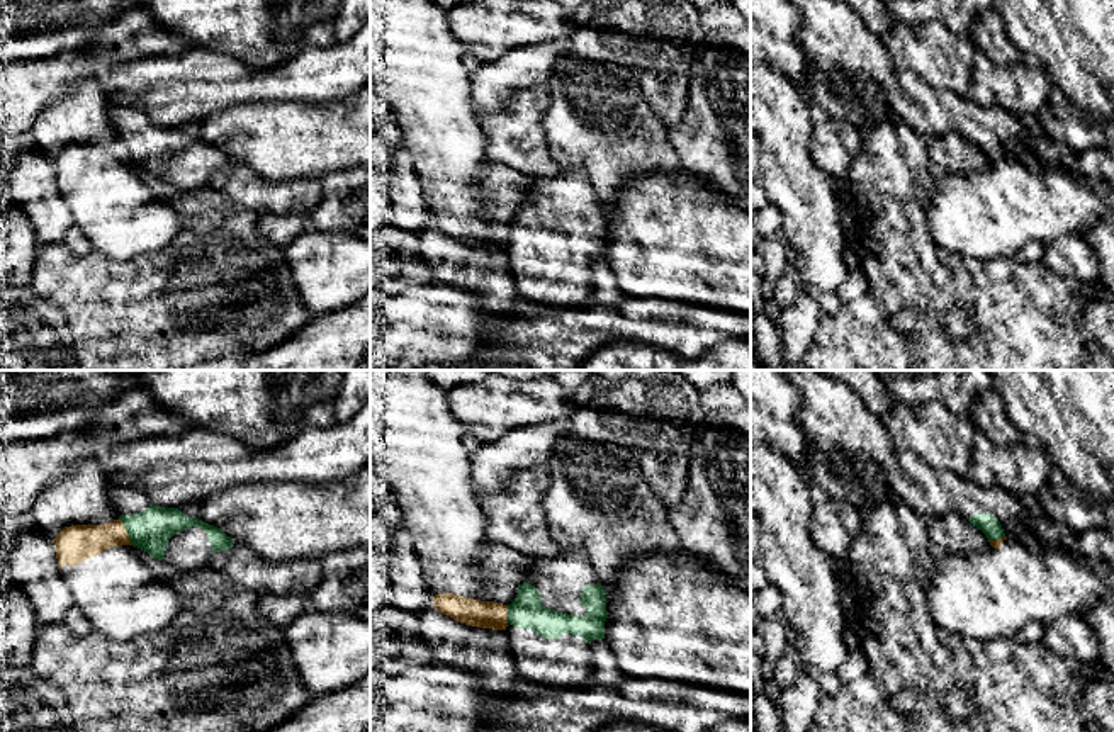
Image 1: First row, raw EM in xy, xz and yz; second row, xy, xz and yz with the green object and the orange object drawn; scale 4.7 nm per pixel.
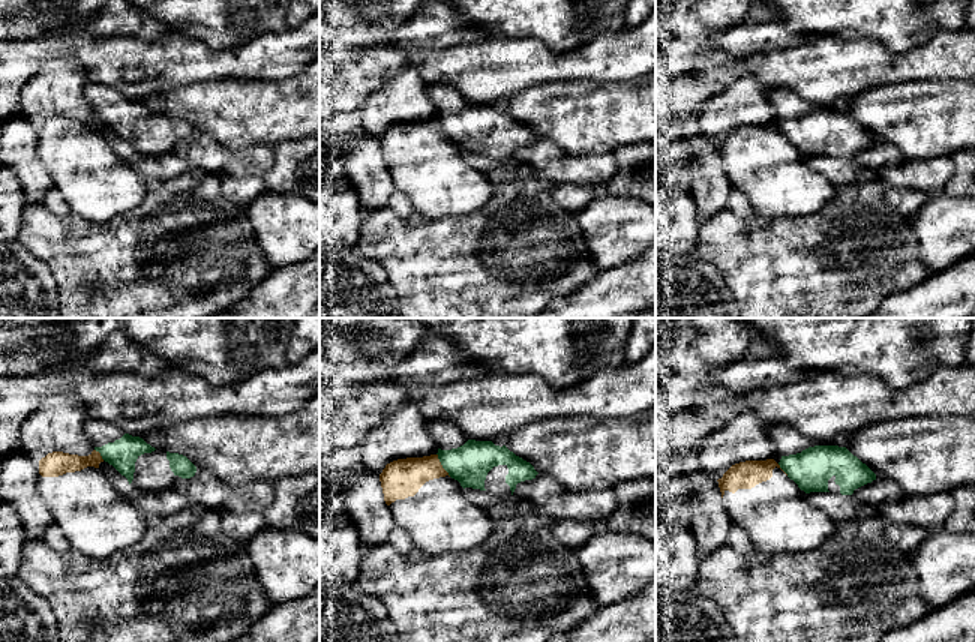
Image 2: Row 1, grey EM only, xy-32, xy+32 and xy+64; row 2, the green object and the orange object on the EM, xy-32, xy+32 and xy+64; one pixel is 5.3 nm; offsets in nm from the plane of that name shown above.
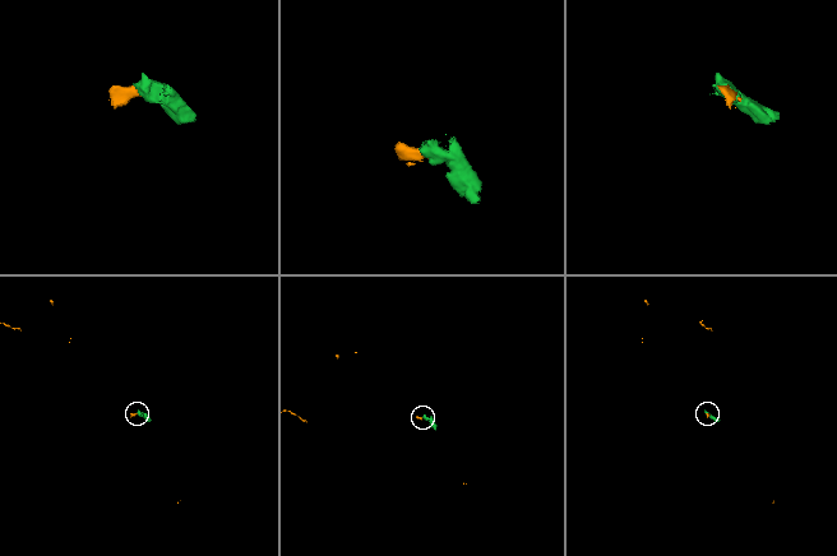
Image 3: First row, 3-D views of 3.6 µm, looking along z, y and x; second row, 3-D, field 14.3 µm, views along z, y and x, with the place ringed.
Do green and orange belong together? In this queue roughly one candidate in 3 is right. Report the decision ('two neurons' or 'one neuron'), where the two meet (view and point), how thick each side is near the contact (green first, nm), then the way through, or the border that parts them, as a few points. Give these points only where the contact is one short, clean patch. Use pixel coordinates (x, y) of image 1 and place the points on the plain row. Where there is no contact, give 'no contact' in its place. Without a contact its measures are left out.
two neurons; meets green in xy at (126, 150); 200 nm thick on the green side, 180 nm on the other; border along xy (119, 138), (133, 163)

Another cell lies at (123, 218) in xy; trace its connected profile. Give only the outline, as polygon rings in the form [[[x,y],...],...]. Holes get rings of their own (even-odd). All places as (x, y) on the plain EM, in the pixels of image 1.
[[[121,139],[102,144],[65,146],[54,158],[59,202],[92,243],[112,262],[127,262],[168,246],[182,231],[183,217],[163,202],[132,166]]]

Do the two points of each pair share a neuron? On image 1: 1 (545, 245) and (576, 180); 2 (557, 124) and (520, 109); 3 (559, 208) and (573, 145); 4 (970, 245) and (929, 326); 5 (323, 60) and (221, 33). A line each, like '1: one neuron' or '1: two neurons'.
1: one neuron
2: two neurons
3: two neurons
4: two neurons
5: two neurons

